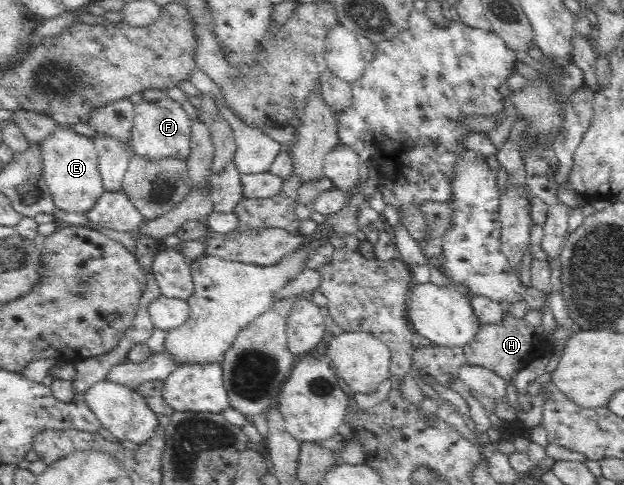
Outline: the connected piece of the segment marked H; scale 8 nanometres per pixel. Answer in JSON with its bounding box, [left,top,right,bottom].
[463,307,548,382]

